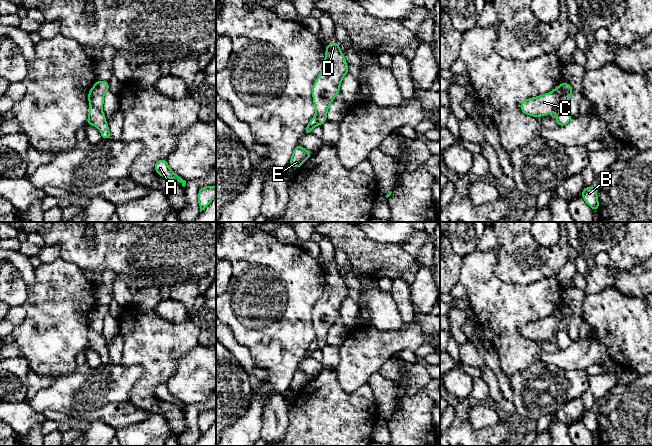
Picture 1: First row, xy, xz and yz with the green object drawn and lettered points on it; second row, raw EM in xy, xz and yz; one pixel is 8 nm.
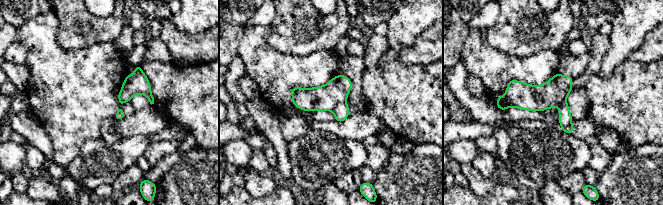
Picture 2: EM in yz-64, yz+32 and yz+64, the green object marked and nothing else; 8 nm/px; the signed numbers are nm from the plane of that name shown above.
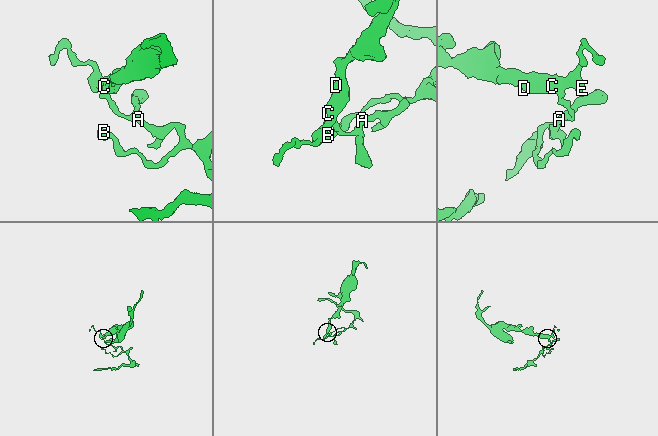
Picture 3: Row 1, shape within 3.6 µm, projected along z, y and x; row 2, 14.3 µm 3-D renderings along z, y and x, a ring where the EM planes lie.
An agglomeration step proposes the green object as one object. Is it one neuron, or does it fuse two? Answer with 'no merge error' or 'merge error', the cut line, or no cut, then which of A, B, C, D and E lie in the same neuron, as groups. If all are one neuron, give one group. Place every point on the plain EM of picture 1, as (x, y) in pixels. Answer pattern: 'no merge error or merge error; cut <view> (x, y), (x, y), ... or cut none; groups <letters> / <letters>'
merge error; cut yz (566, 327), (555, 334); groups A B E / C D

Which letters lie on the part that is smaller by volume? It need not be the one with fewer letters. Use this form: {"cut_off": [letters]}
{"cut_off": ["A", "B", "E"]}

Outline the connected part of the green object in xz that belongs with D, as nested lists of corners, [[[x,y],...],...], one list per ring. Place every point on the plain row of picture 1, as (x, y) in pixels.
[[[331,266],[326,270],[324,291],[312,311],[314,331],[320,348],[327,345],[328,332],[340,316],[341,305],[347,297],[348,289],[340,270]]]

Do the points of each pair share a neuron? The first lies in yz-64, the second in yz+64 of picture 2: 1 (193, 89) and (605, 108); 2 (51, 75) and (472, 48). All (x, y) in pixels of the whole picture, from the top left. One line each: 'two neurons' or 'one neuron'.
1: one neuron
2: one neuron

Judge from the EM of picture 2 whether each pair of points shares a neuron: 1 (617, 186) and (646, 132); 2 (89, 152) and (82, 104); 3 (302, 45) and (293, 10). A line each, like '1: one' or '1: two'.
1: two
2: two
3: one

